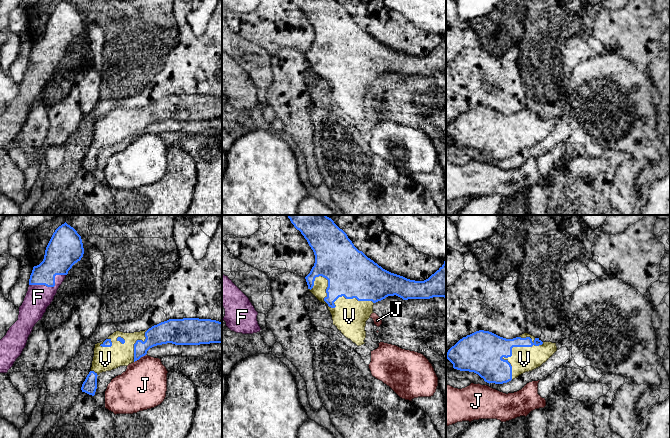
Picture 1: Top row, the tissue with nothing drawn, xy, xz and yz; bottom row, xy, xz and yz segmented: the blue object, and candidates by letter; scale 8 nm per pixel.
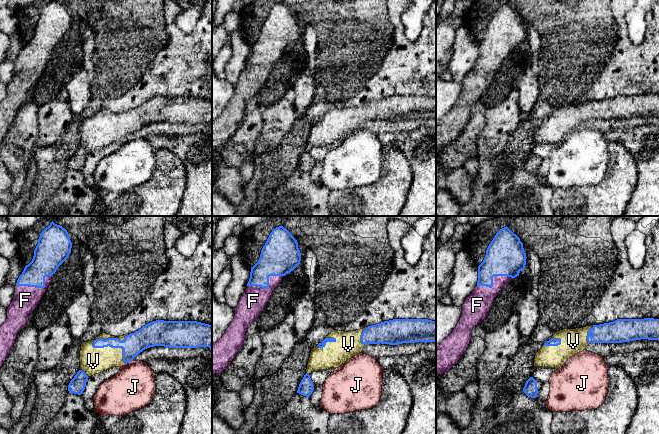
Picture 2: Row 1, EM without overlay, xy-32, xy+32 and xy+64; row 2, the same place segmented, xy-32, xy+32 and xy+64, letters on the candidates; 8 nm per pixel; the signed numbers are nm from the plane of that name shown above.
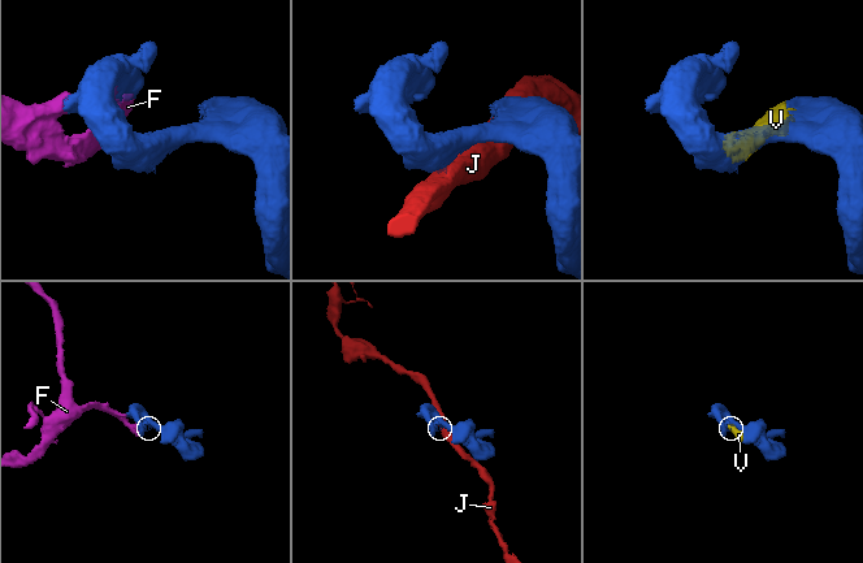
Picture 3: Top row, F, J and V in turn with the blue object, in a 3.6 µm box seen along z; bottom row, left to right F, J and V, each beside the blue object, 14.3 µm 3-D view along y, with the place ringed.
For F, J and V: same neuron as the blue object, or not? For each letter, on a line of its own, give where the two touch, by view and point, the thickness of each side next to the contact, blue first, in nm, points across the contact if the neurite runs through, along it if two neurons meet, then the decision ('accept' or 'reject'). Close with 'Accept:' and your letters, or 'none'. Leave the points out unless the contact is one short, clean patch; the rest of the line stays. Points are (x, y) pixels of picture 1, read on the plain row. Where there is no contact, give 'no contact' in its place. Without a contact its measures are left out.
F: contact xy (51, 62); calibres 240 and 200 nm; accept
J: contact xy (139, 134); calibres 170 and 380 nm; reject
V: contact xz (328, 81); calibres 280 and 280 nm; accept
Accept: F, V

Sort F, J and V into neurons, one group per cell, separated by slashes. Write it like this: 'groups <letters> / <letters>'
groups F V / J

